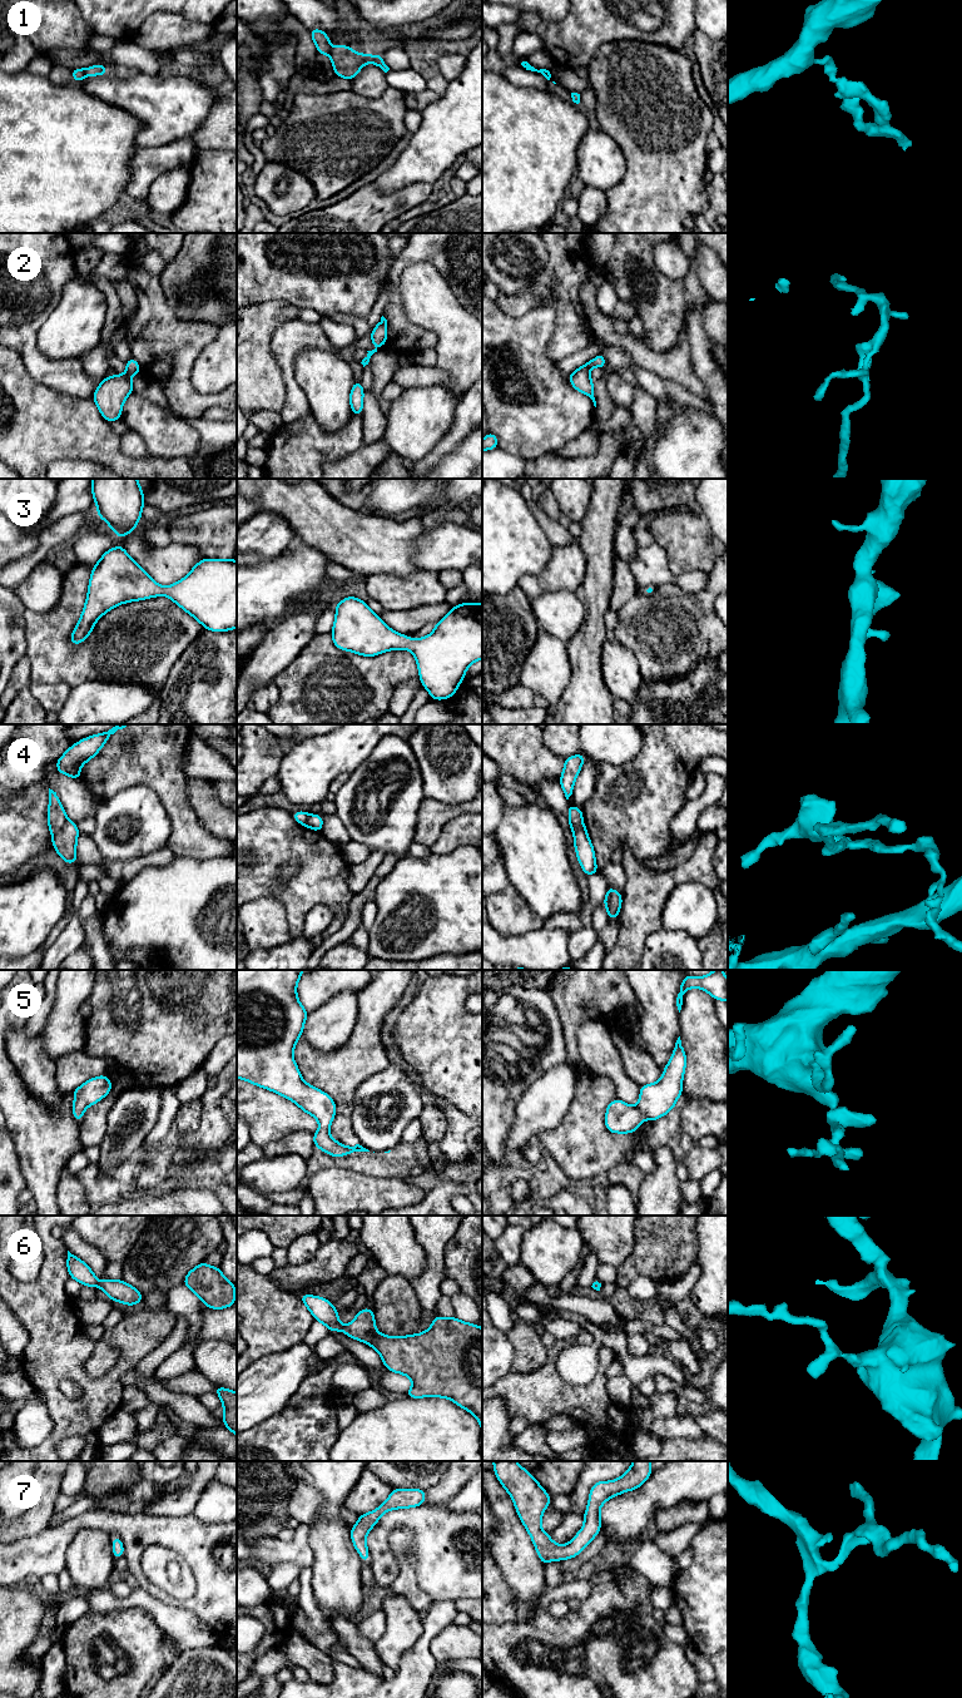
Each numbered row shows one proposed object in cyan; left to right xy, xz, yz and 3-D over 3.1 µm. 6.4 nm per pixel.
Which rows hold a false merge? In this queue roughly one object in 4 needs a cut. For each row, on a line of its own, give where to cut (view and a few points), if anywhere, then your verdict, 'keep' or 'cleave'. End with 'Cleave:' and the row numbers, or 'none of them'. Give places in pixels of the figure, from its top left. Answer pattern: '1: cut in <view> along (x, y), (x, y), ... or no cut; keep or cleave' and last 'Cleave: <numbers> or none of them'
1: cut in xz along (332, 48), (330, 54); cleave
2: no cut; keep
3: no cut; keep
4: cut in xy along (68, 820), (53, 835); cleave
5: no cut; keep
6: no cut; keep
7: no cut; keep
Cleave: 1, 4

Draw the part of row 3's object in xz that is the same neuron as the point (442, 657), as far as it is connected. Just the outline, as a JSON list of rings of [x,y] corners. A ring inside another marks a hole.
[[[346,596],[334,608],[331,635],[338,649],[363,657],[408,649],[417,660],[420,682],[433,701],[451,698],[467,668],[482,659],[482,604],[453,607],[430,635],[415,640],[393,632],[356,596]]]

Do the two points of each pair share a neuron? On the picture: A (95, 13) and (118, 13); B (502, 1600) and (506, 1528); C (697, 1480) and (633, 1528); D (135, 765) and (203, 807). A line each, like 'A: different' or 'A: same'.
A: same
B: different
C: same
D: different

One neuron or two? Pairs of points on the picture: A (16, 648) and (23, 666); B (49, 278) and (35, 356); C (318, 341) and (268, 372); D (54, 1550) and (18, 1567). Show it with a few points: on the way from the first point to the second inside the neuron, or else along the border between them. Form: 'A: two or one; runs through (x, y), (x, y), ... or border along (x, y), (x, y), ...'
A: two; border along (25, 654), (13, 671)
B: one; runs through (31, 297), (29, 300), (29, 337)
C: two; border along (272, 336), (271, 351), (281, 369), (287, 394)
D: one; runs through (45, 1553), (26, 1558)

